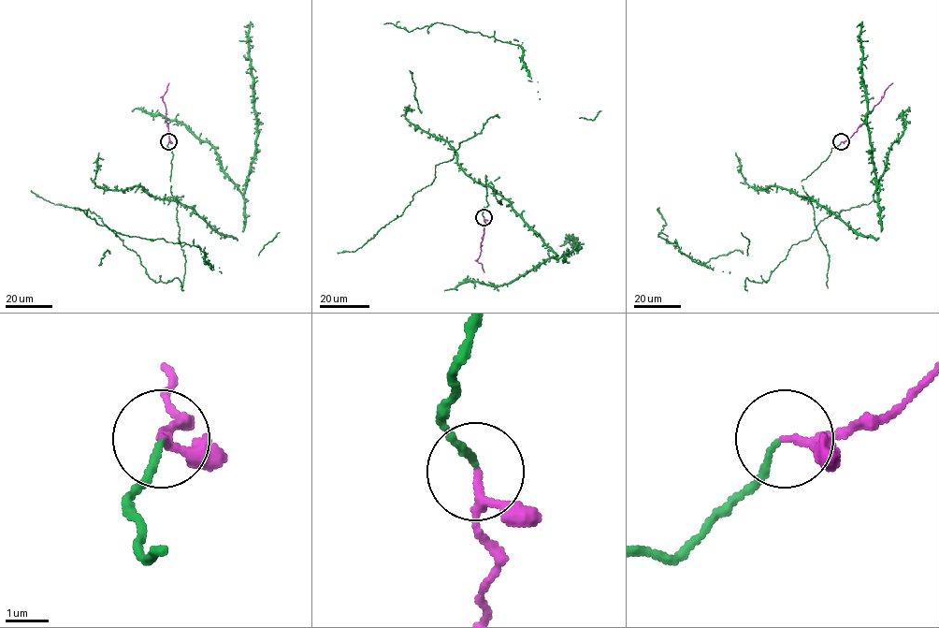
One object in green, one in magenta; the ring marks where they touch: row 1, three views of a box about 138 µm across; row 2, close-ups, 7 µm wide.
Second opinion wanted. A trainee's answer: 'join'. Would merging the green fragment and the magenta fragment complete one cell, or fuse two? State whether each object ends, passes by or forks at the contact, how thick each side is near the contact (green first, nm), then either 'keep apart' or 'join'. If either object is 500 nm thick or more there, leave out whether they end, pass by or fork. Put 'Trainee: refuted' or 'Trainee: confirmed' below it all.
green ends | magenta passes by | 140/160 nm | join
Trainee: confirmed

